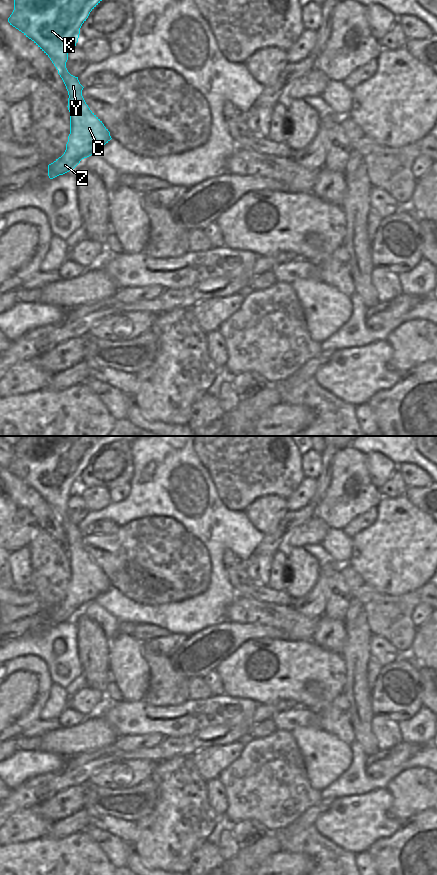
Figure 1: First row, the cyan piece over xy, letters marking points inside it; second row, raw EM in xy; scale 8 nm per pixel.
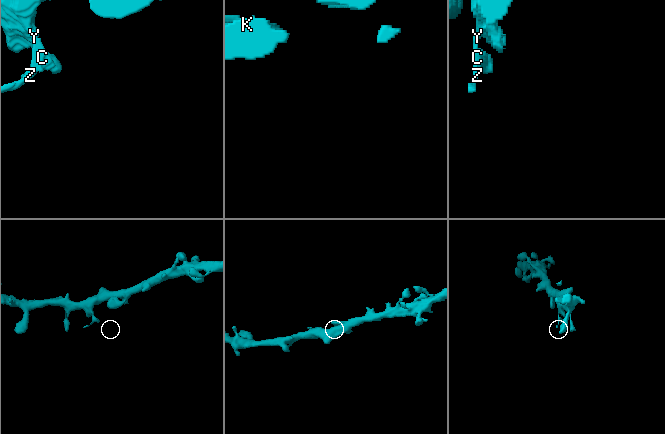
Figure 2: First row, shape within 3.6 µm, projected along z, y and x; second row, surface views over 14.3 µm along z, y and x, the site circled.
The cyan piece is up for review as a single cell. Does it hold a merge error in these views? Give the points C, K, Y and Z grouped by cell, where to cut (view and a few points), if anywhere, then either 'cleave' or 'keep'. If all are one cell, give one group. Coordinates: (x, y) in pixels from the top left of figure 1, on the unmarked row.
groups C K Y Z; cut none; keep

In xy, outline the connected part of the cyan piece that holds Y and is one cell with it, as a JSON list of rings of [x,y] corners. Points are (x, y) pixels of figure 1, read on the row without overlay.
[[[24,436],[15,445],[14,458],[8,470],[31,487],[52,509],[68,539],[70,560],[70,582],[64,602],[48,613],[48,624],[53,627],[72,619],[82,607],[94,603],[101,594],[112,586],[102,569],[86,552],[78,525],[71,523],[67,516],[68,500],[78,490],[80,476],[90,460],[105,446],[115,441],[133,442],[141,436]]]

